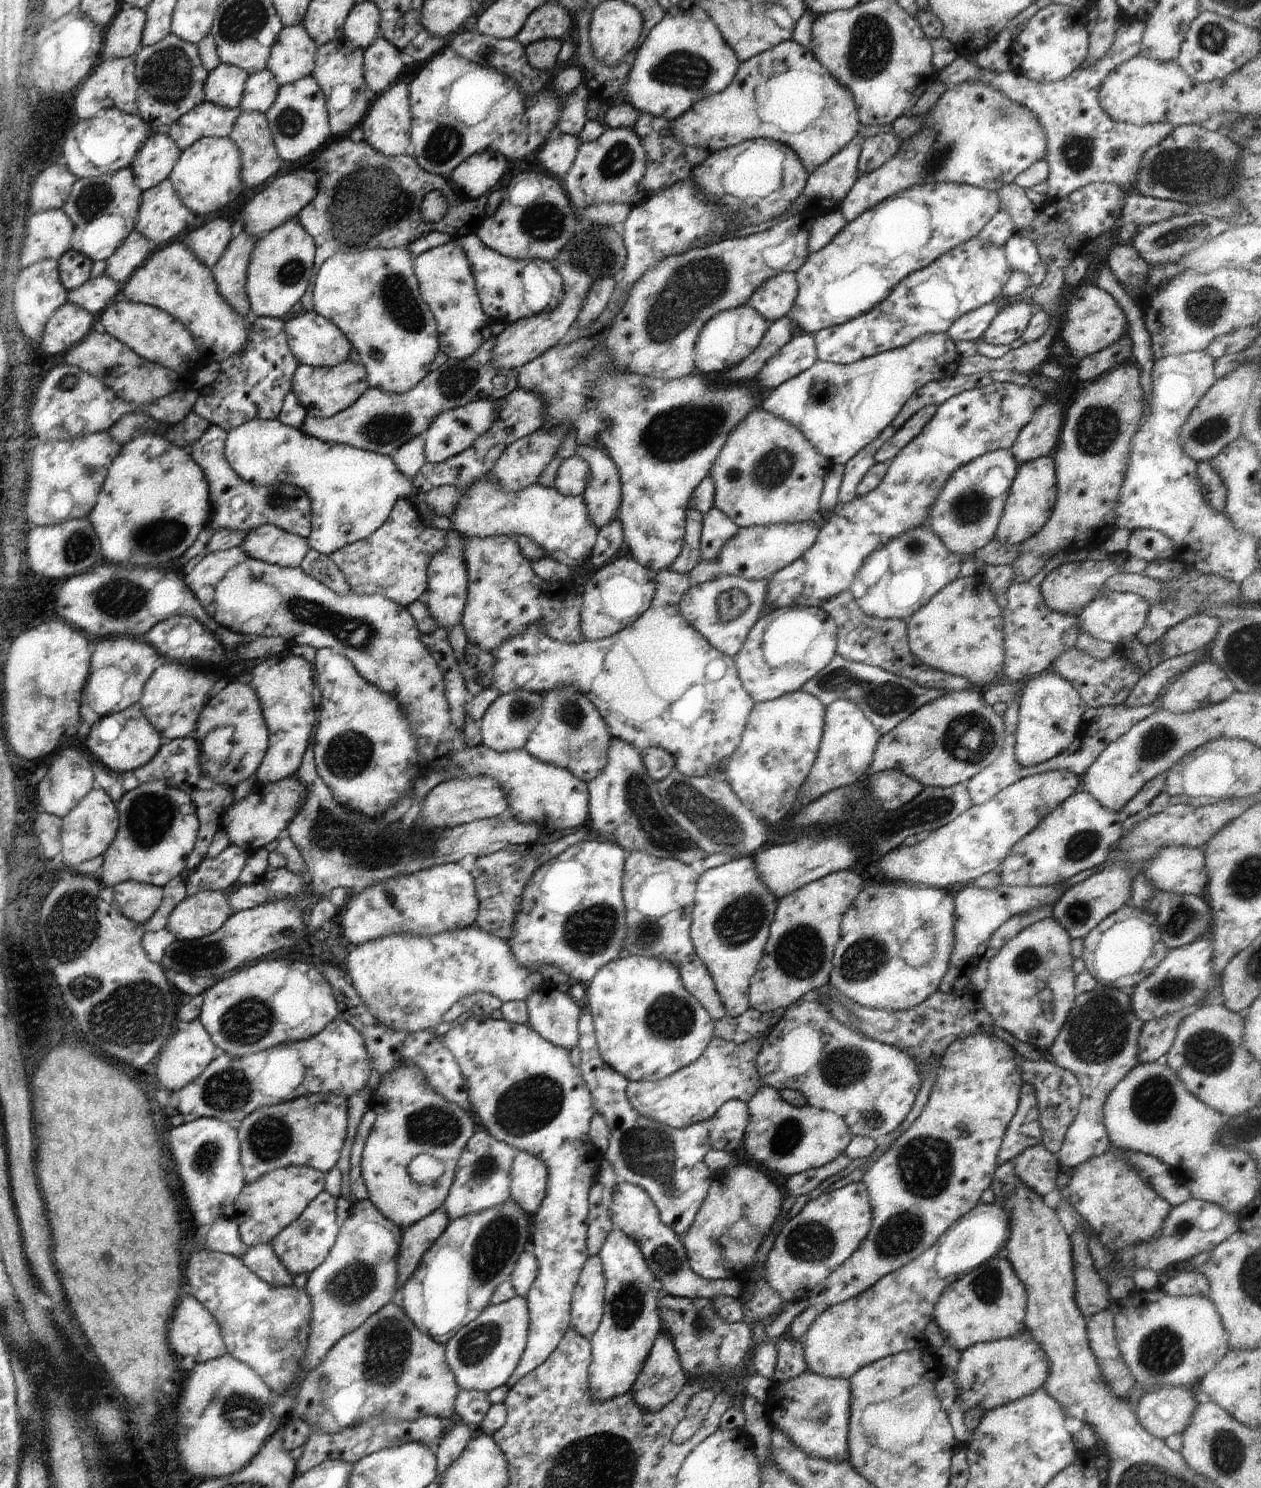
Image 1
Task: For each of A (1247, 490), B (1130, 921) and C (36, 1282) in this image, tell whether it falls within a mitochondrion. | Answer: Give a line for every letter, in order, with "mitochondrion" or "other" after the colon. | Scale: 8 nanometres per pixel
A: other
B: other
C: other

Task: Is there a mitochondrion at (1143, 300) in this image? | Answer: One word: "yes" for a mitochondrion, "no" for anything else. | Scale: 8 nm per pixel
no

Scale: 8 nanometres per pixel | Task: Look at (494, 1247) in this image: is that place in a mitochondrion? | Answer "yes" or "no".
yes

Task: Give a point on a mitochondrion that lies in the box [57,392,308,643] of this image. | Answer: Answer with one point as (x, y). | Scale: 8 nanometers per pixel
(159, 534)

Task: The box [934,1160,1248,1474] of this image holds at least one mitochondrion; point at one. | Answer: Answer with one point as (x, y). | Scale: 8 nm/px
(1161, 1351)

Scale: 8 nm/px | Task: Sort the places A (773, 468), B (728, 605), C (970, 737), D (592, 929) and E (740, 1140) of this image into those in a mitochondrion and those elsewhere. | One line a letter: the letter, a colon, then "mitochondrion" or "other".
A: mitochondrion
B: mitochondrion
C: mitochondrion
D: mitochondrion
E: other

